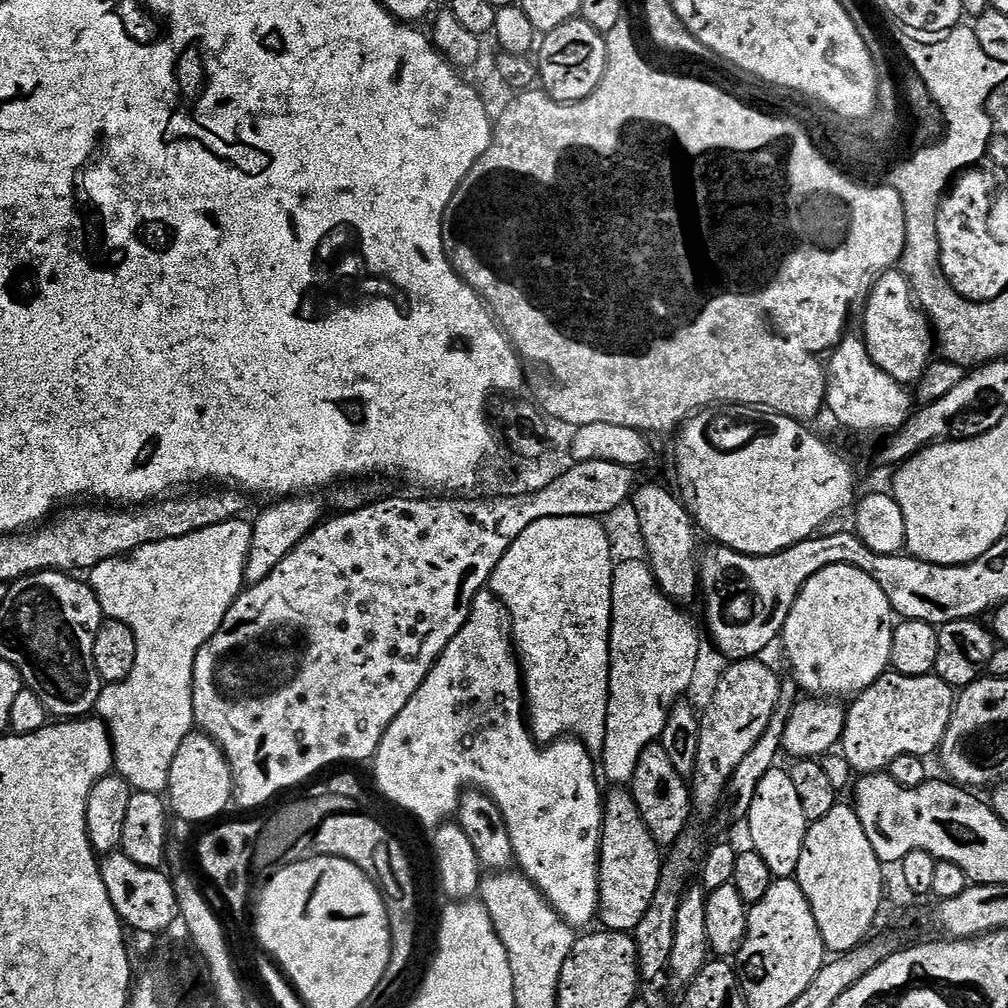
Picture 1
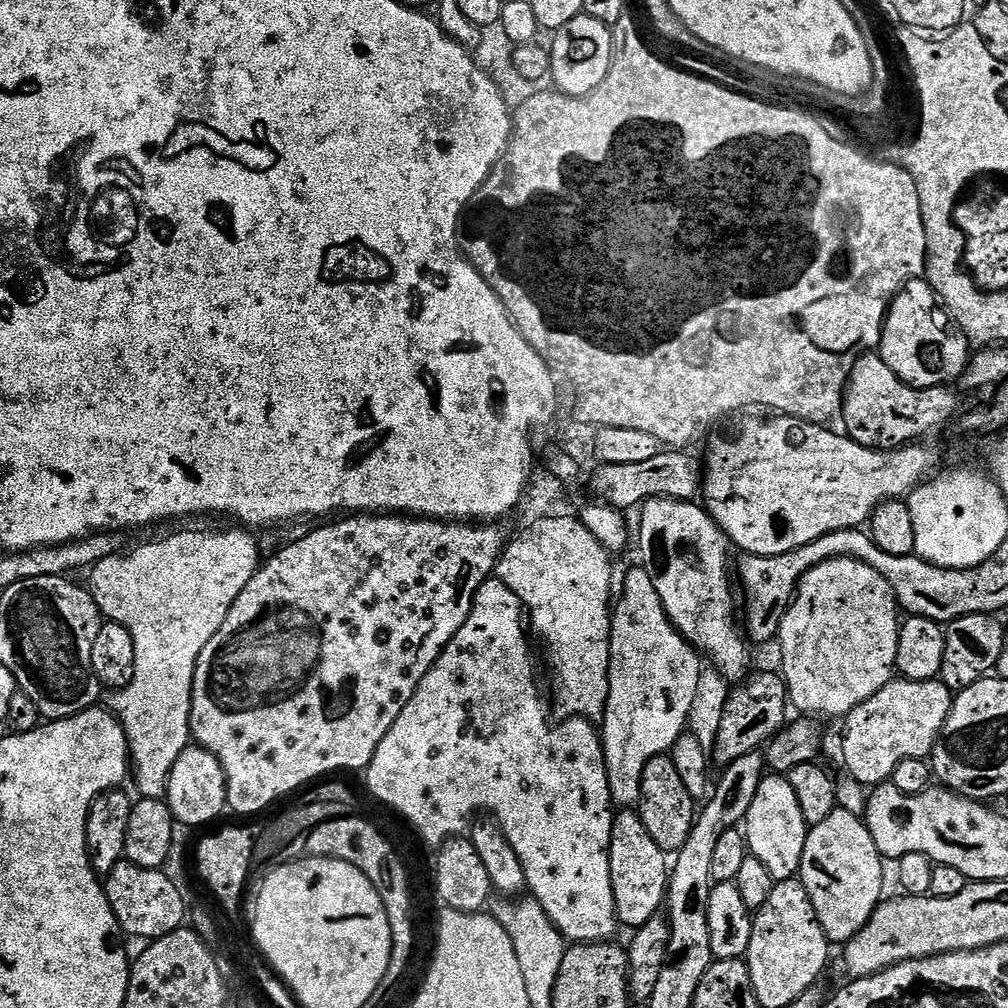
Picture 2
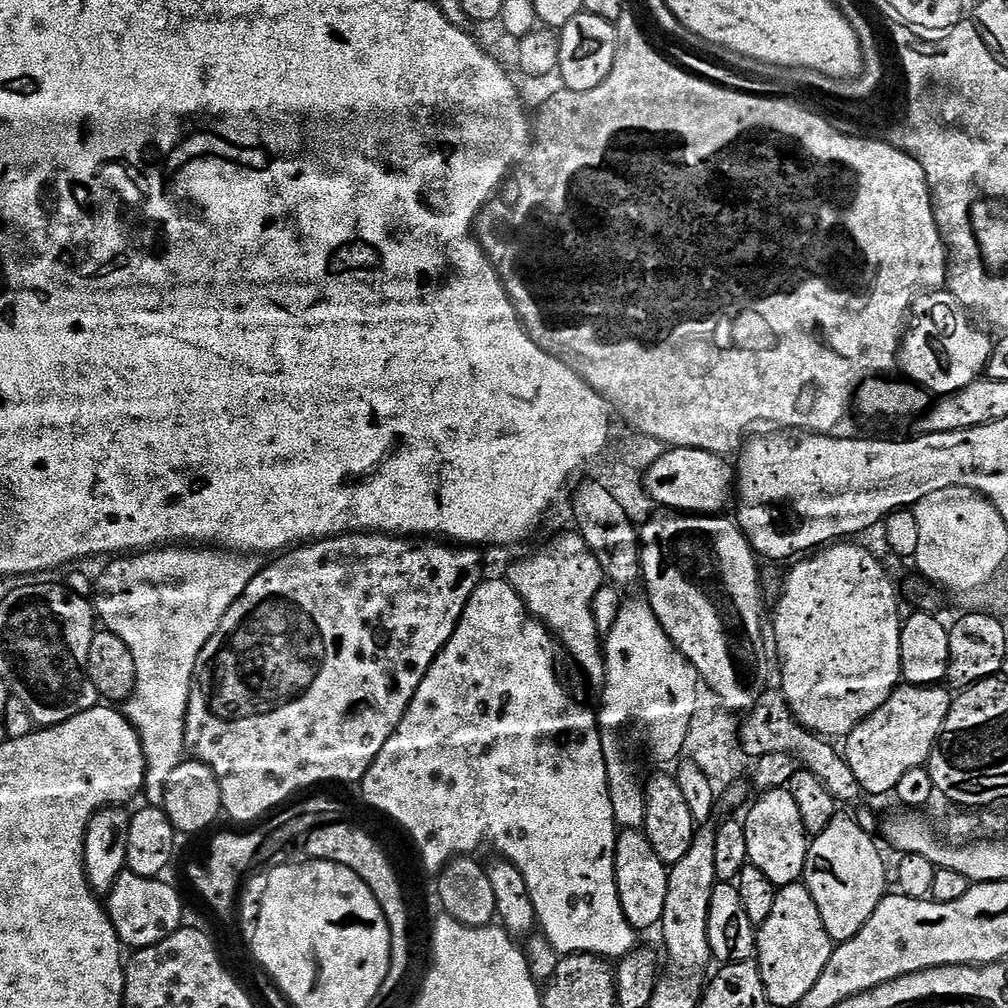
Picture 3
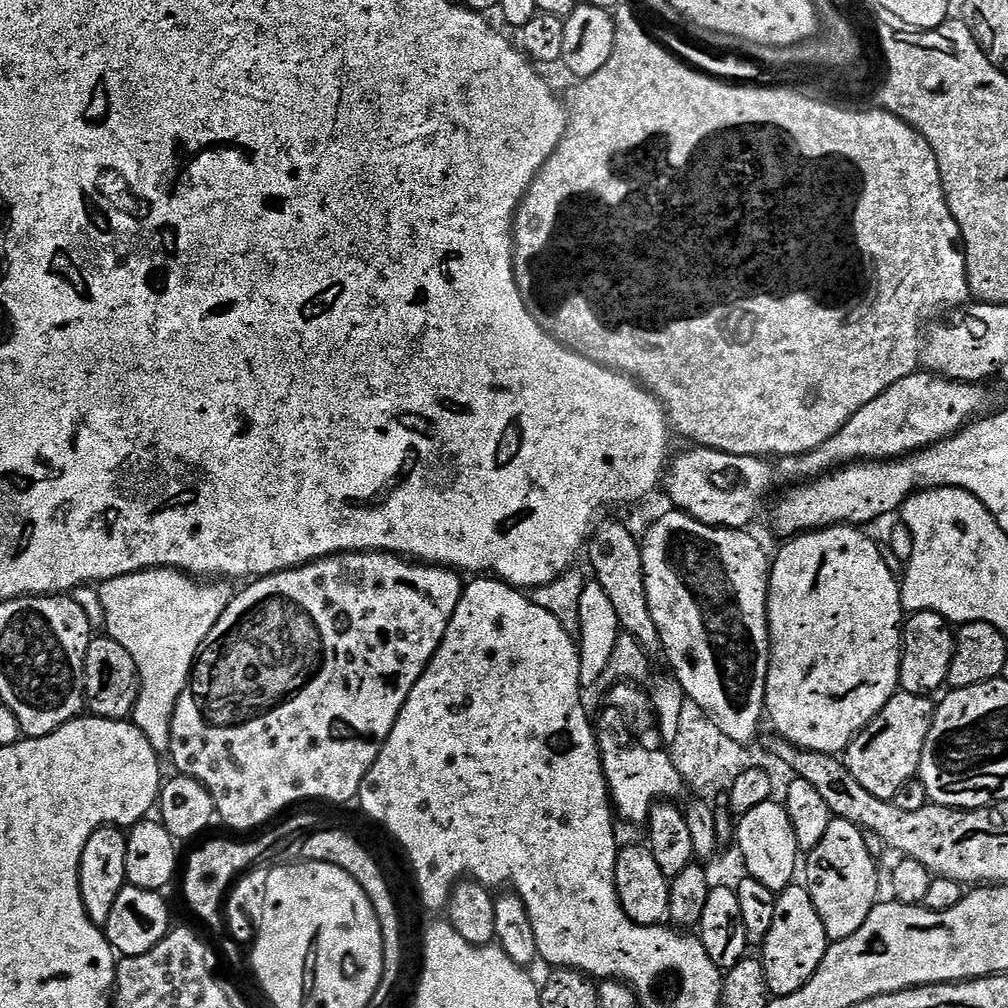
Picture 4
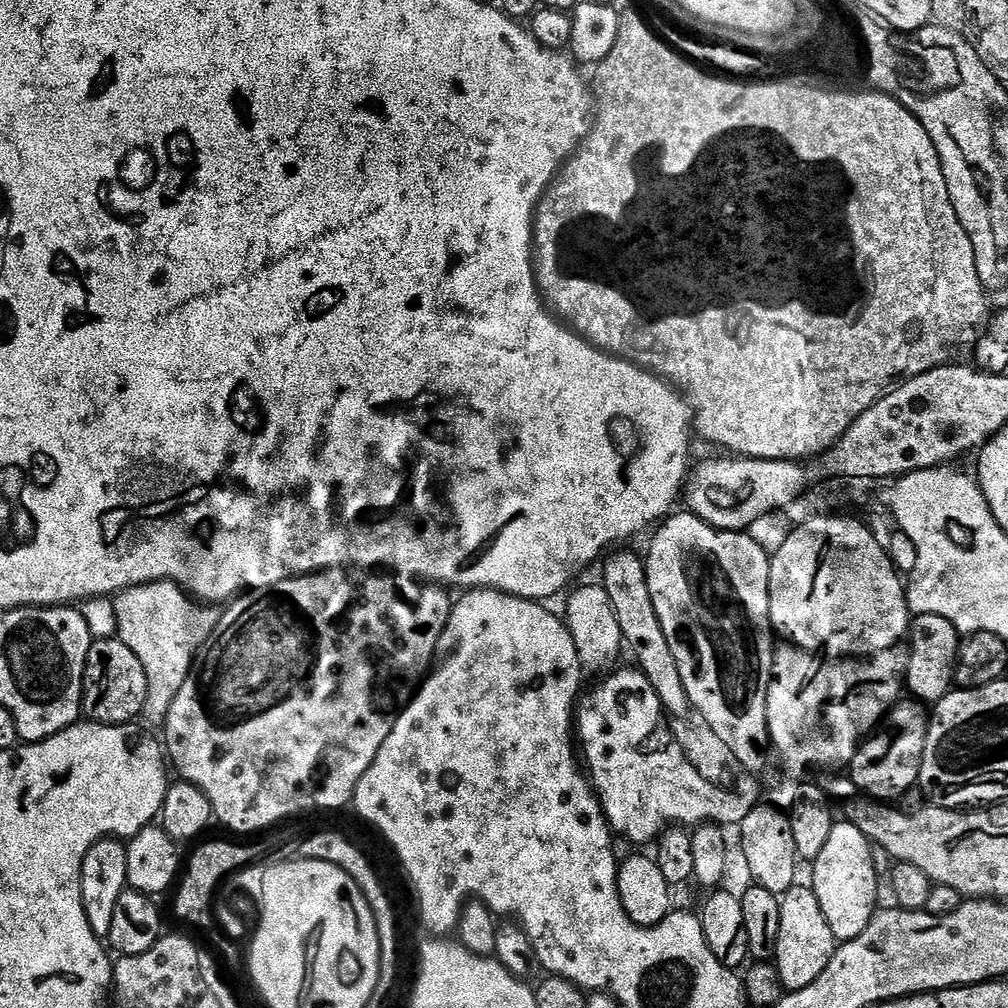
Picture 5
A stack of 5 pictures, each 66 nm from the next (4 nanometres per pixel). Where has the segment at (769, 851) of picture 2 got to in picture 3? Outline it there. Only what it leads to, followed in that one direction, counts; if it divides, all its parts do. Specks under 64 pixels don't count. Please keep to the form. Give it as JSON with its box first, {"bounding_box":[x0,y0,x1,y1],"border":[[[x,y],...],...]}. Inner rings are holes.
{"bounding_box":[744,787,810,890],"border":[[[787,787],[761,791],[756,797],[756,801],[751,801],[752,809],[744,820],[744,848],[748,851],[746,860],[758,866],[758,870],[762,870],[762,874],[766,874],[766,878],[770,878],[779,890],[797,883],[803,877],[810,837],[802,826],[798,806]]]}

